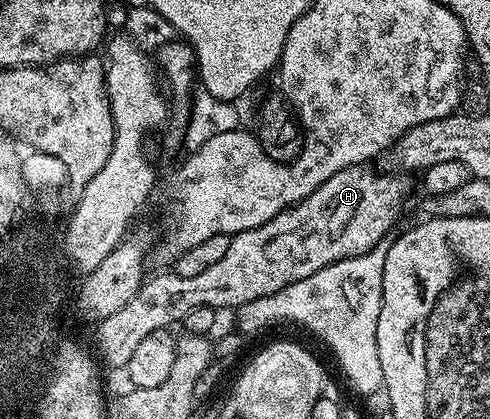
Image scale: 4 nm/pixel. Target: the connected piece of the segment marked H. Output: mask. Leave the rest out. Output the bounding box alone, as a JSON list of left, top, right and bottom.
[96,166,411,369]

